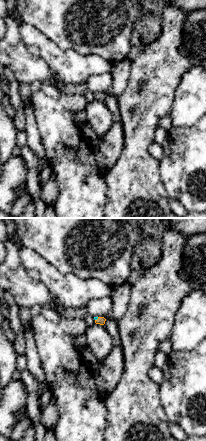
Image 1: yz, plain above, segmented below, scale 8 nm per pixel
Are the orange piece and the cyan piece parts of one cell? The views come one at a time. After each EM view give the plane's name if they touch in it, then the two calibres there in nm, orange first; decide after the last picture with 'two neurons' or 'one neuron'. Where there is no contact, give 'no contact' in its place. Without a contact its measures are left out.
meets orange in yz; 60 nm thick on the orange side, 20 nm on the other

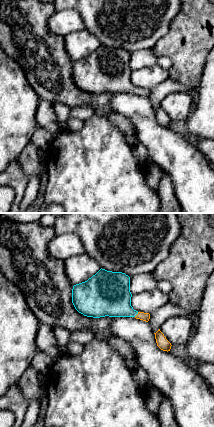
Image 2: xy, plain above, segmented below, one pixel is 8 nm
meets orange in xy; 70 nm thick on the orange side, 300 nm on the other

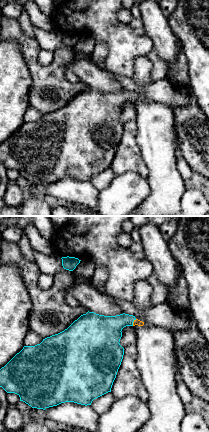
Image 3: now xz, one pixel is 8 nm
meets orange in xz; 50 nm thick on the orange side, 280 nm on the other

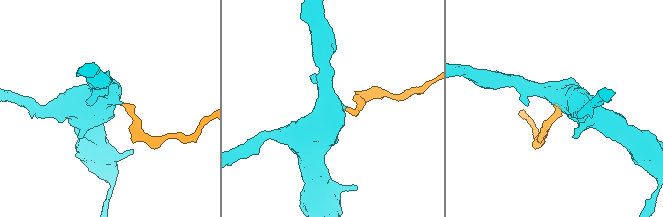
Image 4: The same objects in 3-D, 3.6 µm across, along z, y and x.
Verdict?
one neuron

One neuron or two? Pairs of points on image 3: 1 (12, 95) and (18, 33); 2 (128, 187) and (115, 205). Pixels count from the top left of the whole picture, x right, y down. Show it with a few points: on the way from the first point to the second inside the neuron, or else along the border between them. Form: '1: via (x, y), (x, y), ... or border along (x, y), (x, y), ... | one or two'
1: border along (10, 39), (19, 46), (26, 66) | two
2: via (127, 191), (118, 201) | one

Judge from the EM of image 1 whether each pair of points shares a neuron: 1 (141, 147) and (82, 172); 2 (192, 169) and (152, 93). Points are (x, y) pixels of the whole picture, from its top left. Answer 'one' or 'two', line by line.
1: two
2: two

